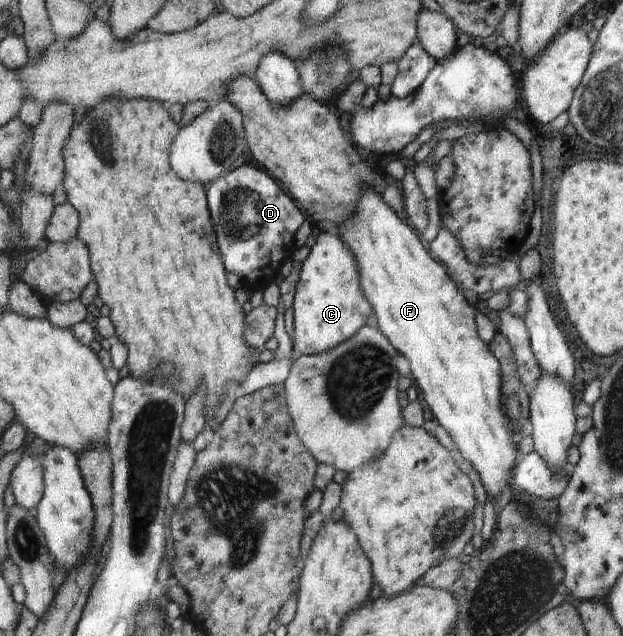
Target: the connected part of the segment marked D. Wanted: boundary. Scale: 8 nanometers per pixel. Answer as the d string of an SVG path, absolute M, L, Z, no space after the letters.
M243 164L211 183L208 193L210 216L219 235L218 248L225 257L225 269L239 275L245 291L264 291L273 282L281 261L291 253L295 231L303 223L301 211L291 197L263 171Z

